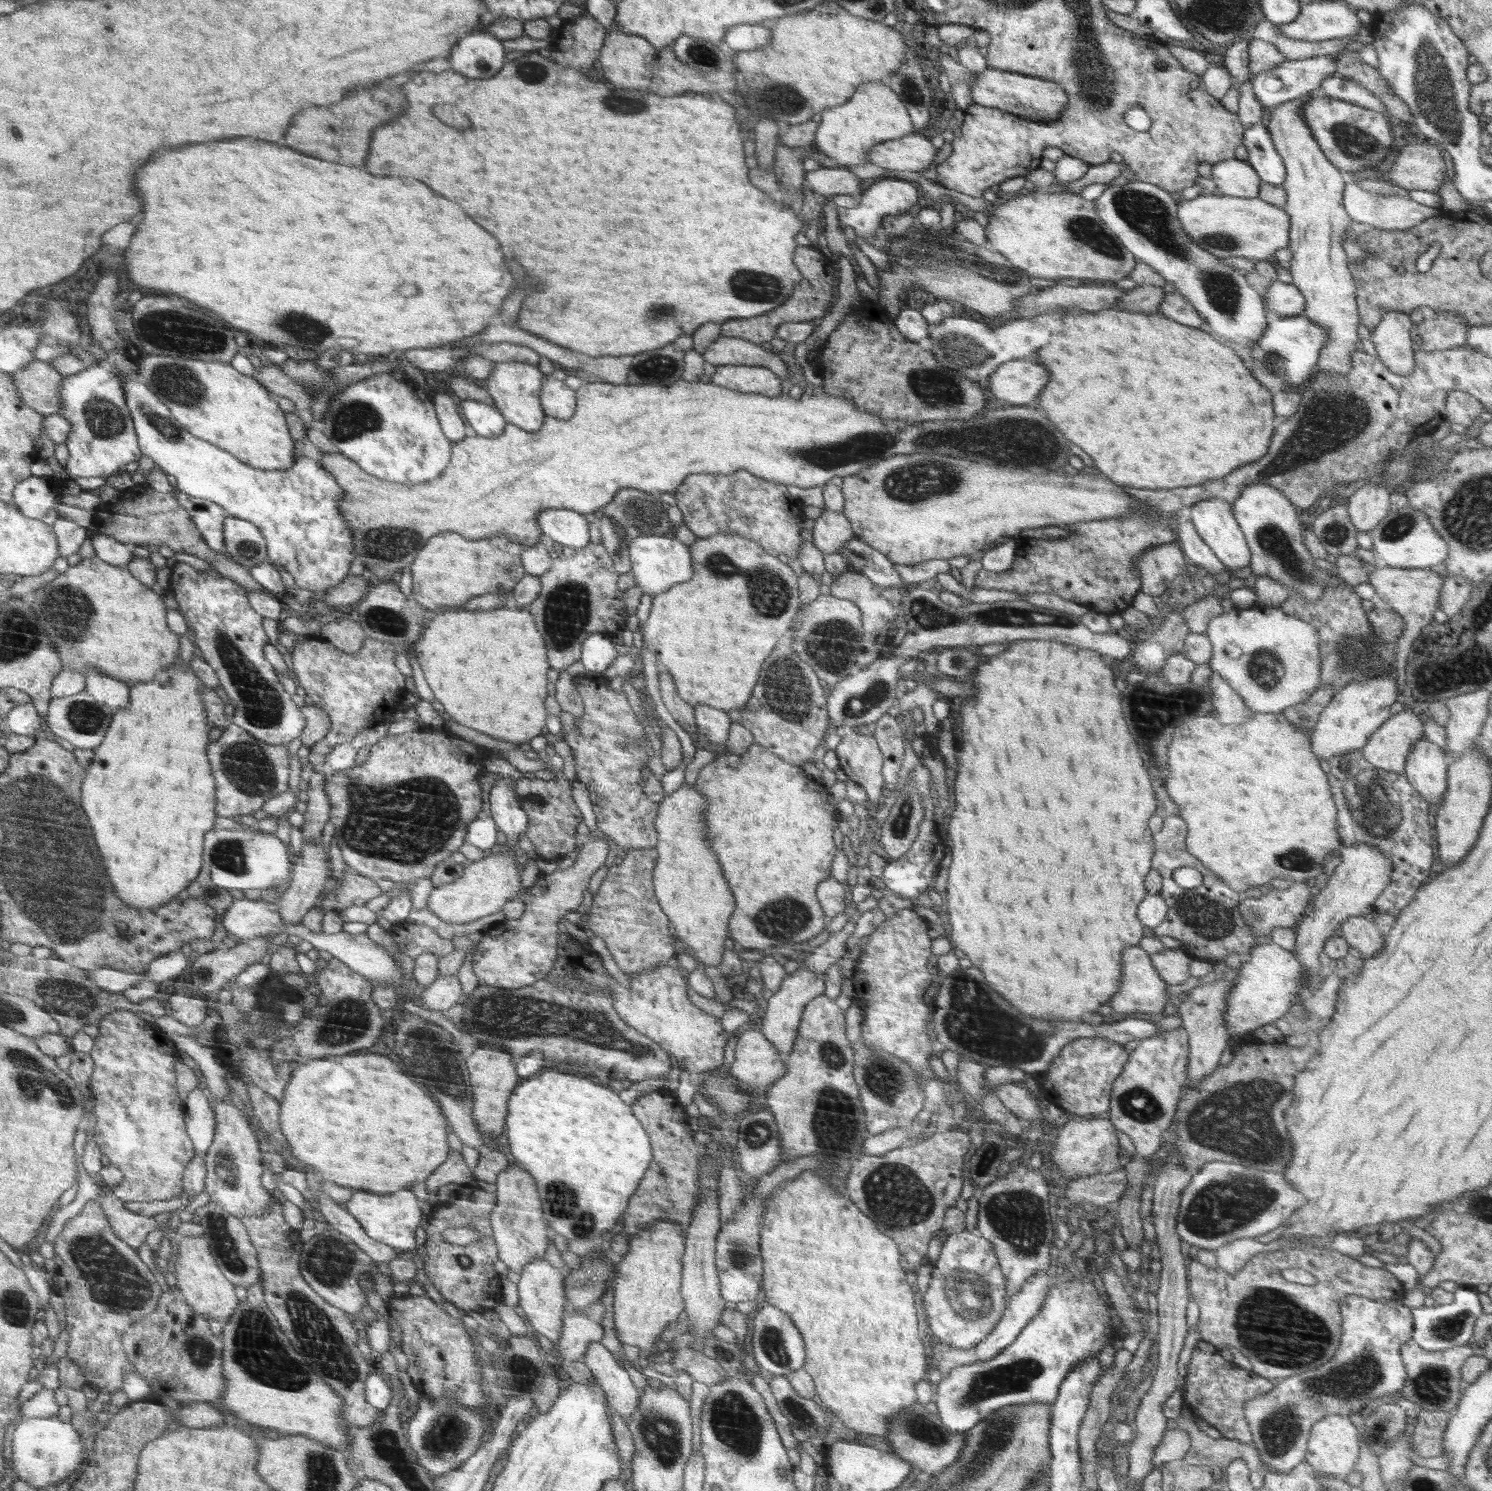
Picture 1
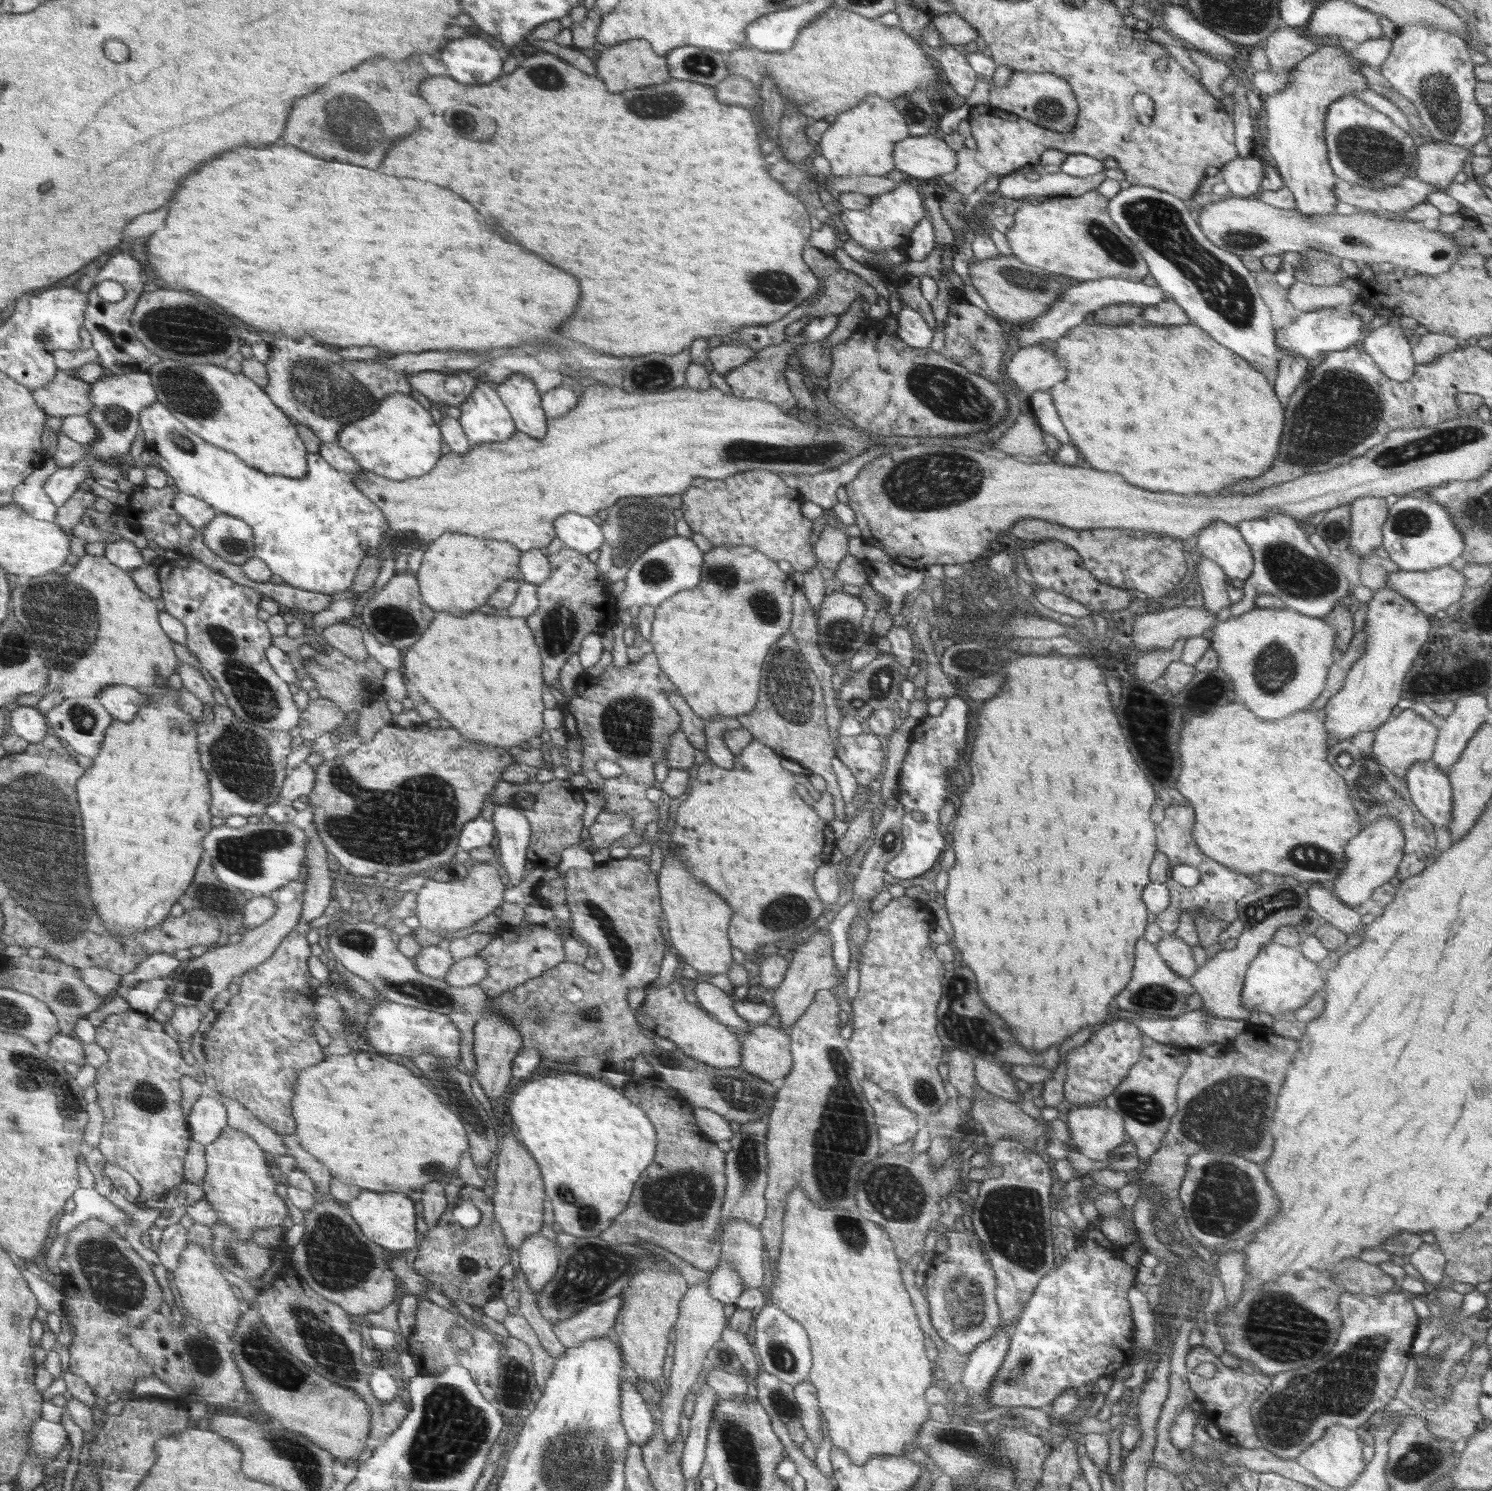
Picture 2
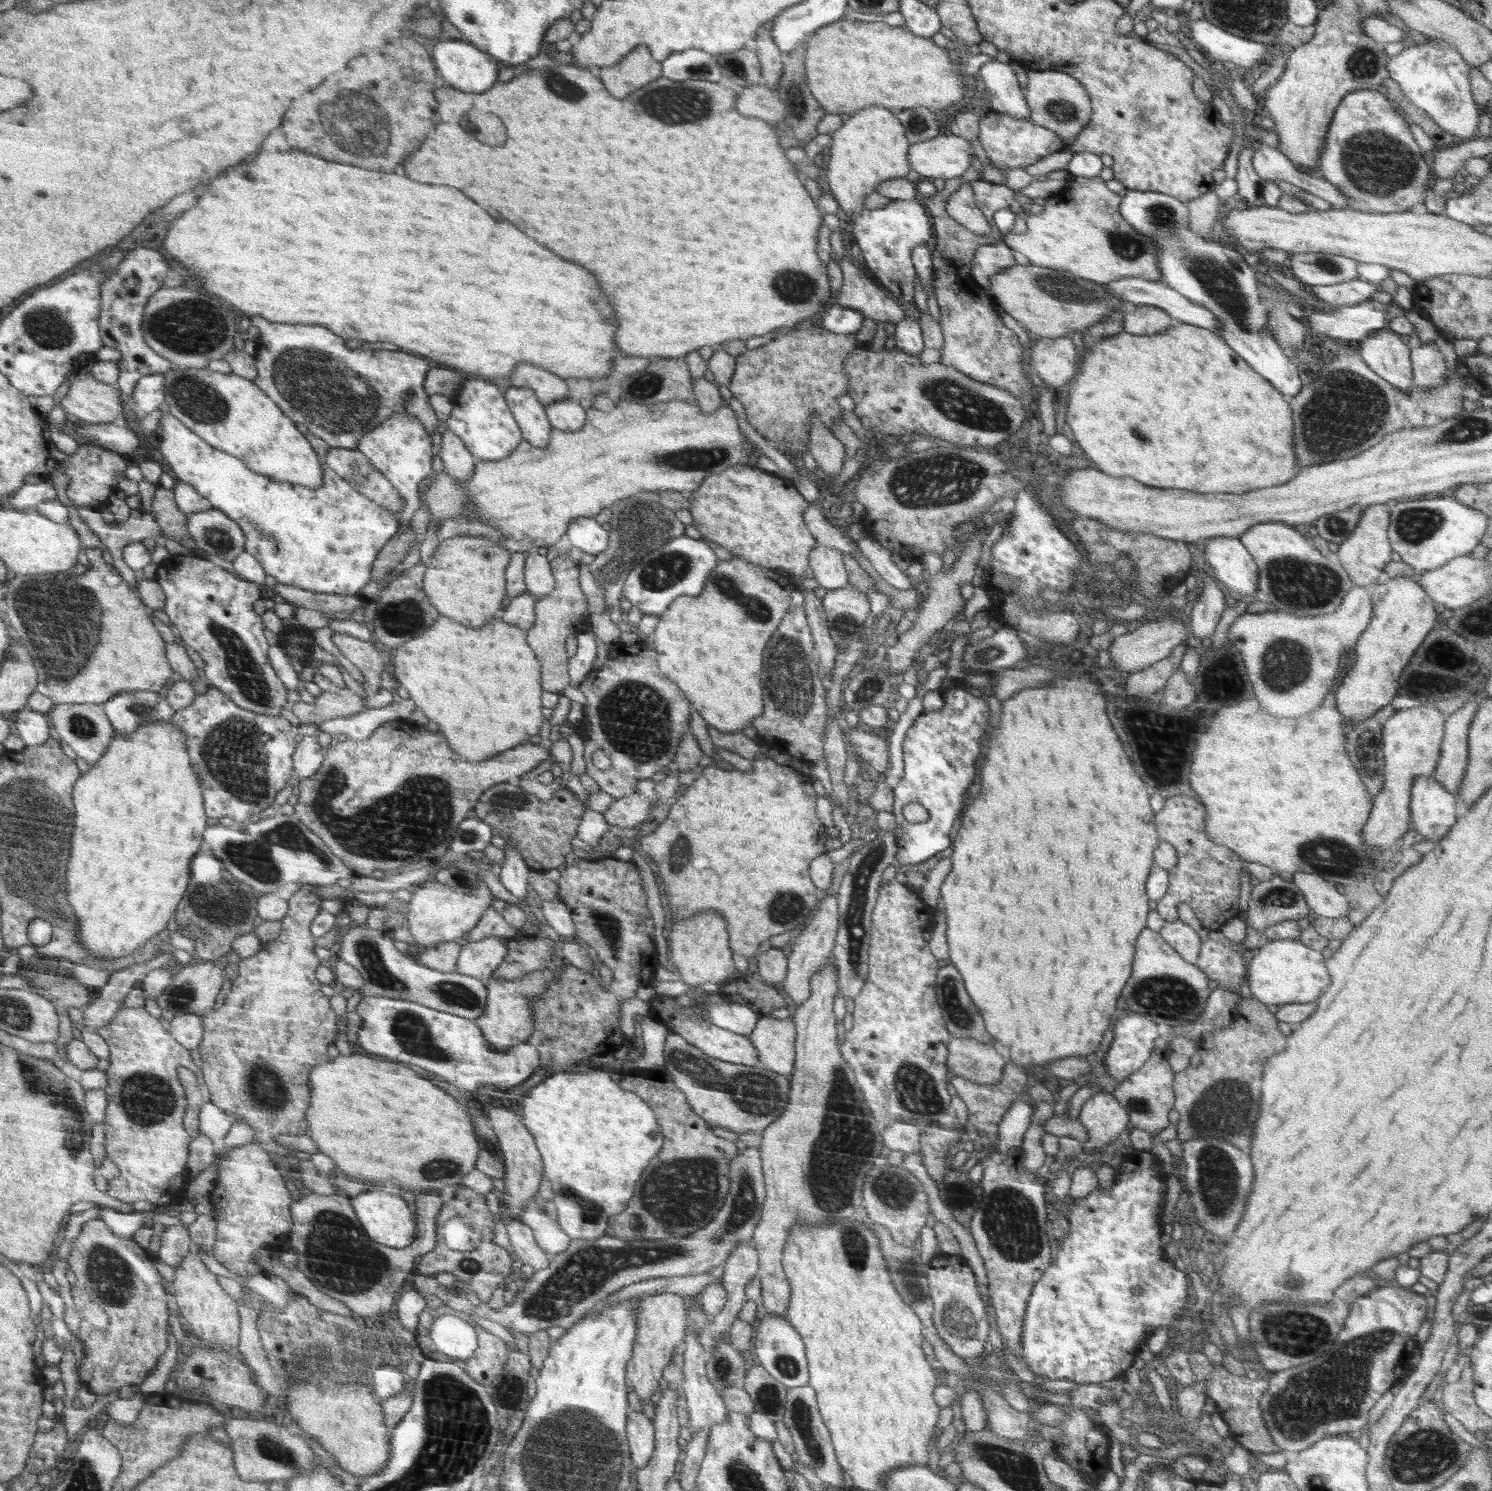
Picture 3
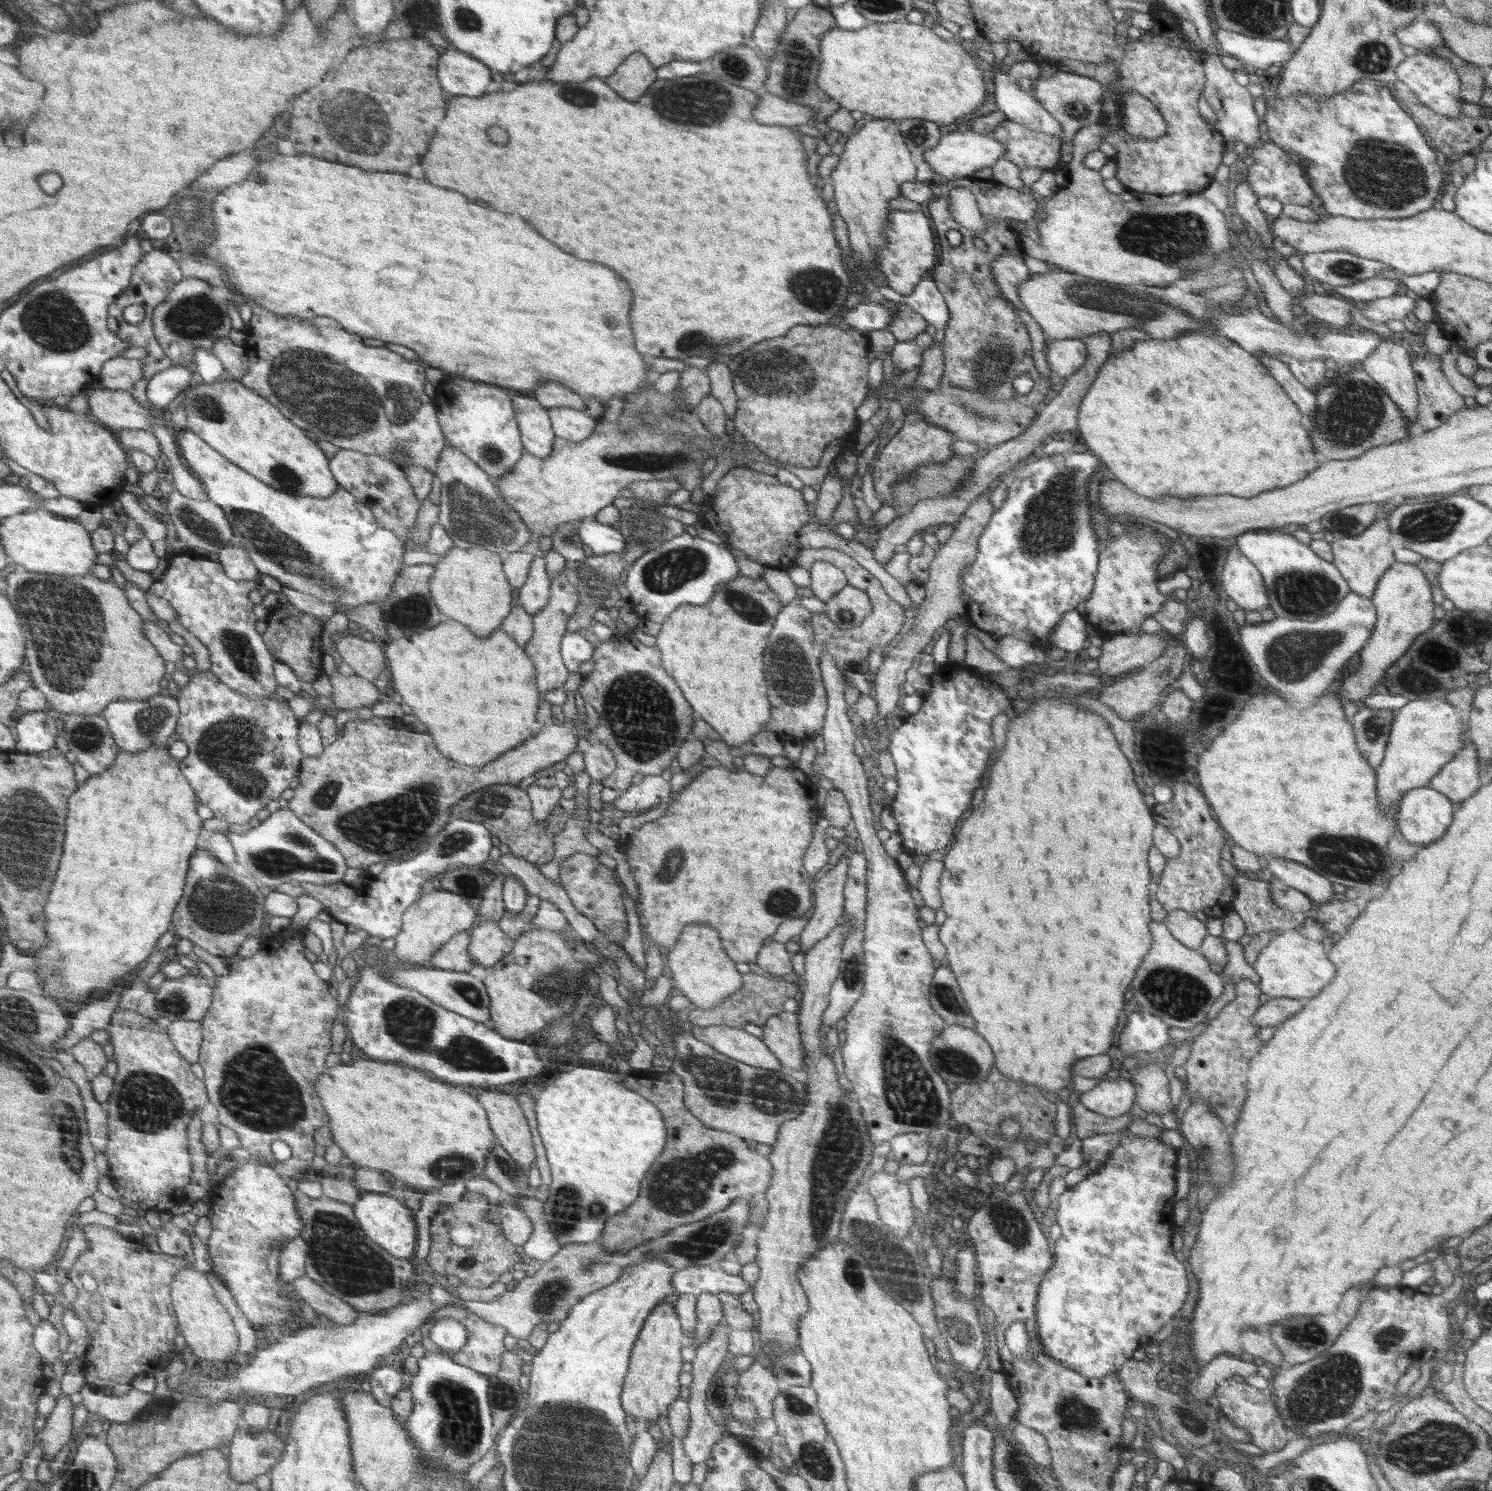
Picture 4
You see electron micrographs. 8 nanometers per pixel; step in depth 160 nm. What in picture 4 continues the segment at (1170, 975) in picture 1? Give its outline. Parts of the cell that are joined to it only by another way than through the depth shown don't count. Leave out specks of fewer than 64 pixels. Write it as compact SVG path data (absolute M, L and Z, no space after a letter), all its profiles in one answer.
M1184 910L1169 912L1164 923L1178 942L1194 950L1198 950L1201 942L1209 934L1204 921L1196 919L1194 914Z

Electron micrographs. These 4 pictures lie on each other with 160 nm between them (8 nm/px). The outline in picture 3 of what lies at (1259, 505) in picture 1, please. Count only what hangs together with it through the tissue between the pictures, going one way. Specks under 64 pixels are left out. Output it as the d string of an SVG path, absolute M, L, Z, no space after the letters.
M1265 522L1250 526L1240 536L1239 539L1247 548L1255 560L1255 564L1259 568L1257 591L1248 597L1244 597L1242 601L1236 602L1236 606L1230 606L1222 613L1221 619L1211 636L1211 646L1207 648L1210 652L1222 648L1228 640L1227 634L1230 626L1238 618L1246 614L1246 608L1250 606L1250 602L1258 600L1258 602L1270 602L1274 604L1278 611L1293 614L1297 617L1311 617L1318 615L1332 614L1342 602L1344 595L1354 586L1349 579L1349 574L1344 567L1332 556L1324 557L1316 548L1314 548L1311 537L1306 537L1293 529L1293 526L1285 525L1281 522Z

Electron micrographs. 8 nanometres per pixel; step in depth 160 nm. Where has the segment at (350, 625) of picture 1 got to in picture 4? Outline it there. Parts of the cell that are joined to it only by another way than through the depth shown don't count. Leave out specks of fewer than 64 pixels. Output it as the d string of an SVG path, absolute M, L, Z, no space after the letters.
M346 635L335 646L342 660L353 668L355 674L370 682L375 682L382 671L387 671L385 652L376 639Z

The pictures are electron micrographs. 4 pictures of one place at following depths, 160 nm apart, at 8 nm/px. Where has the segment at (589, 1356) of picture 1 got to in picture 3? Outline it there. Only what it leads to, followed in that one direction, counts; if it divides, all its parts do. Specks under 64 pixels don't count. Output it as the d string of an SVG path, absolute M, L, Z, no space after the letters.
M629 1412L628 1424L625 1426L630 1450L633 1452L633 1461L638 1469L644 1468L649 1464L654 1450L654 1427L644 1413Z

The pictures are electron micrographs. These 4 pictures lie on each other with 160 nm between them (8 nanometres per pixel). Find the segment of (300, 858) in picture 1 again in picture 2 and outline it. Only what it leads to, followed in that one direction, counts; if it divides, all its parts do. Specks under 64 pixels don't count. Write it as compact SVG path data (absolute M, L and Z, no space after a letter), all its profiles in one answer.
M296 878L268 896L277 904L278 910L265 924L246 931L242 940L236 944L214 947L195 958L191 958L180 979L174 982L175 990L170 997L176 1006L193 1007L198 1004L213 1004L214 998L222 990L233 989L231 979L242 976L247 970L268 960L285 936L288 936L300 920L302 899L306 890L306 881Z

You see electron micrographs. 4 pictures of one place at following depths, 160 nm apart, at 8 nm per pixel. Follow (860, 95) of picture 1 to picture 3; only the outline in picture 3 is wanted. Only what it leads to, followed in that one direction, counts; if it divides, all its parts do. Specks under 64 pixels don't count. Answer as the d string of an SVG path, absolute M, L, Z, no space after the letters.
M867 106L852 113L840 129L831 135L832 142L826 148L830 160L826 162L830 190L846 214L853 216L864 209L864 197L868 197L881 182L910 172L908 154L911 144L901 119L885 106Z

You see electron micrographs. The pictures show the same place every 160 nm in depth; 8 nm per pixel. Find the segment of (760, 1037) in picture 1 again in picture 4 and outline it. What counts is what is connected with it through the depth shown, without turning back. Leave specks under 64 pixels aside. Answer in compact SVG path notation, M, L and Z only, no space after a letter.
M796 1011L770 1017L762 1026L762 1032L761 1042L777 1055L784 1071L804 1068L805 1050L802 1047L800 1016Z

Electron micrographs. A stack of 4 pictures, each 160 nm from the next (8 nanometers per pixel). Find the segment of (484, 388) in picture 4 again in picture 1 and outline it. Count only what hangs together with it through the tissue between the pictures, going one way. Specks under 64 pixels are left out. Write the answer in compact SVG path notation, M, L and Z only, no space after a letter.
M463 400L460 405L464 418L468 422L472 434L483 437L497 437L509 424L502 412L489 404L477 400Z

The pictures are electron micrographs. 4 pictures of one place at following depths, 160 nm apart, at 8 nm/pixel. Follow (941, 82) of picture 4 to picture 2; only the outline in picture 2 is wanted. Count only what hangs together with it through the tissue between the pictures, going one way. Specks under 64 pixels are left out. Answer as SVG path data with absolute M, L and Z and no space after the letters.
M832 5L810 21L788 50L764 53L737 48L725 56L728 76L744 76L758 87L766 75L772 74L781 96L791 100L812 121L853 109L869 94L893 101L906 93L937 85L936 76L940 81L934 66L936 60L926 58L900 26L883 25L840 5Z

